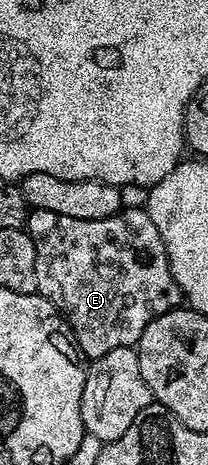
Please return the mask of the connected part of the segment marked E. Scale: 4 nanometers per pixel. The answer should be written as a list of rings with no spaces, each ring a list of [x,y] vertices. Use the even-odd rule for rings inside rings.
[[[124,207],[119,213],[110,215],[110,219],[70,219],[70,215],[54,215],[54,211],[32,209],[26,231],[36,252],[36,292],[51,303],[53,310],[62,314],[85,358],[110,355],[110,351],[118,347],[133,348],[154,318],[181,304],[182,294],[170,271],[162,235],[158,227],[154,227],[154,219],[150,219],[143,208]]]

